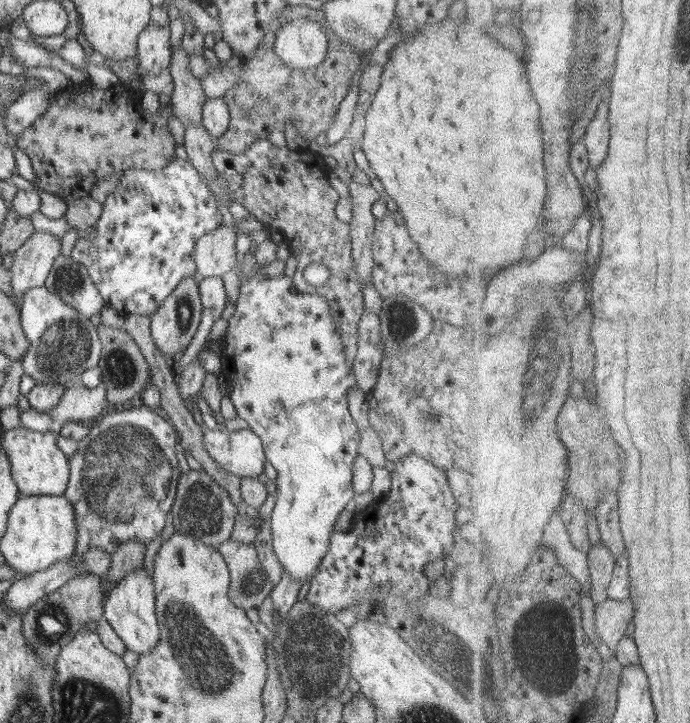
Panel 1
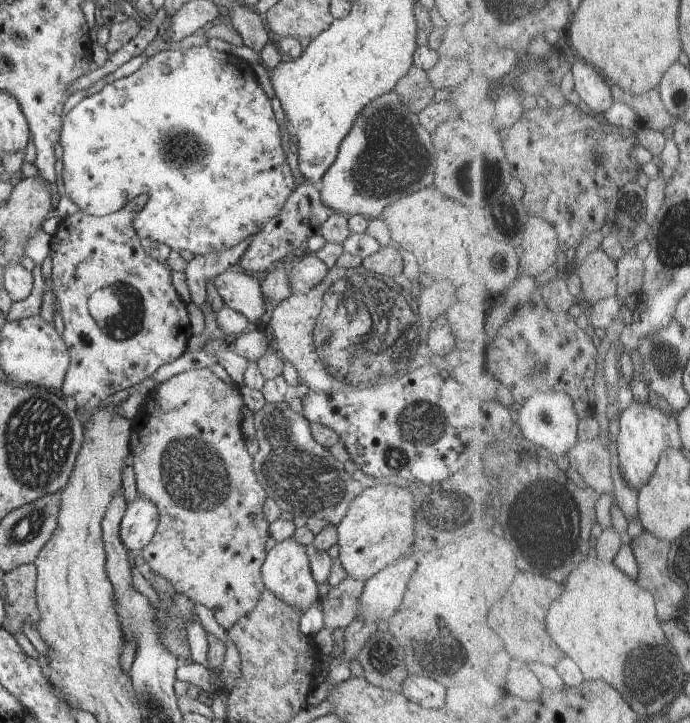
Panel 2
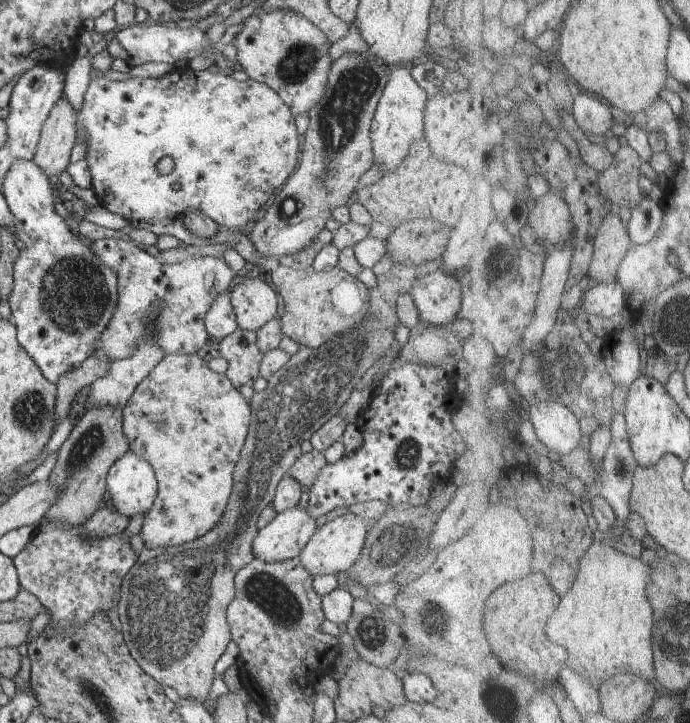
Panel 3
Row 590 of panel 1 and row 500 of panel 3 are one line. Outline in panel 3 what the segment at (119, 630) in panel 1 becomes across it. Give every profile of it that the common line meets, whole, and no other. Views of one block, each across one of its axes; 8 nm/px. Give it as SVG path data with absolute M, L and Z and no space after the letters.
M128 450L110 467L107 491L112 508L131 519L150 510L159 488L150 463Z

